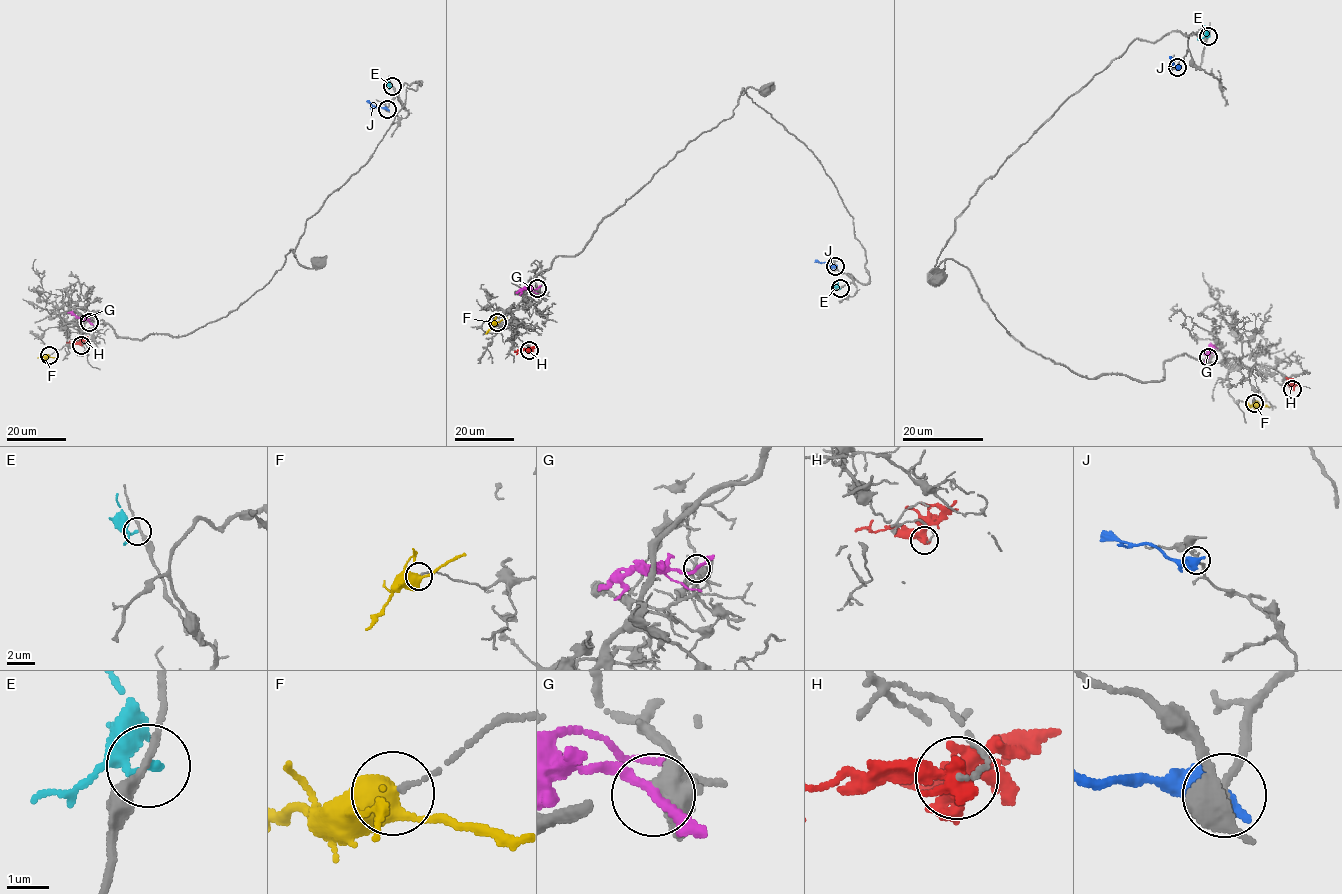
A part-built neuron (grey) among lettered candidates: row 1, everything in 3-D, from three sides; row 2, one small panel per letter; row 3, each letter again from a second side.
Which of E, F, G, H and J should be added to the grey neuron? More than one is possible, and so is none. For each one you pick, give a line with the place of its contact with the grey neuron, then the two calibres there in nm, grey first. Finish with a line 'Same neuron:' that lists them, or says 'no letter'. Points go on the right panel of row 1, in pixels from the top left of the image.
F: (1254, 403) | 100/500 nm
Same neuron: F

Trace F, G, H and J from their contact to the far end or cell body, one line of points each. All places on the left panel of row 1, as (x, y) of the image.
F: (49, 355), (37, 358)
G: (89, 322), (67, 312)
H: (81, 345), (66, 343)
J: (387, 108), (374, 107), (367, 100)

